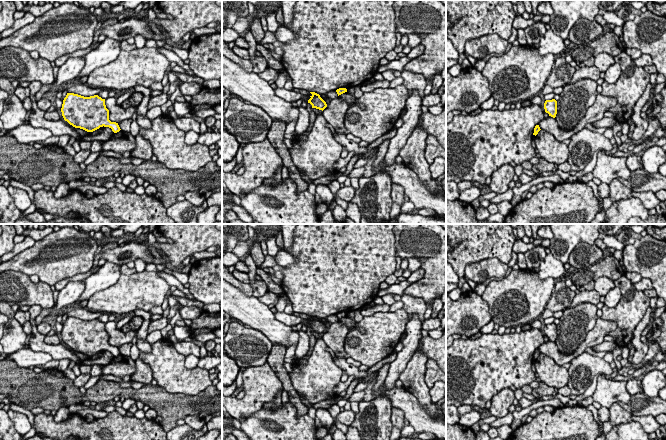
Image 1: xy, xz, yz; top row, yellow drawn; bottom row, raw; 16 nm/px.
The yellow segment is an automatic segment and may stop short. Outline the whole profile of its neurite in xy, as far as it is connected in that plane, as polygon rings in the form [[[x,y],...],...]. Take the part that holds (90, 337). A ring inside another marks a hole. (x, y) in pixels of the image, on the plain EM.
[[[67,317],[61,336],[64,344],[70,349],[87,356],[93,356],[103,350],[111,352],[114,357],[121,354],[118,347],[109,344],[105,323],[98,319],[84,321]]]

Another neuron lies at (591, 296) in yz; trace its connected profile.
[[[596,290],[580,291],[575,295],[569,308],[573,308],[582,303],[592,303],[597,305],[600,302],[600,295]]]

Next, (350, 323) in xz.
[[[347,316],[339,319],[338,322],[343,324],[343,325],[346,325],[349,328],[349,330],[353,330],[355,328],[358,328],[362,334],[366,333],[366,331],[363,328],[360,328],[357,326],[358,322],[356,322],[354,319],[348,318]]]

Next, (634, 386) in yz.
[[[635,378],[629,379],[626,382],[626,390],[631,396],[643,393],[642,381]]]

